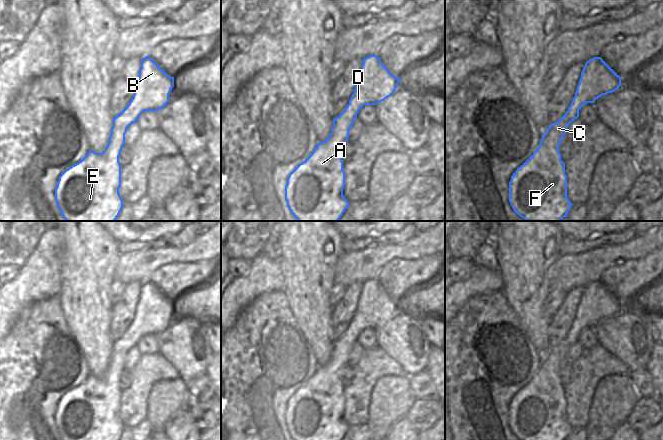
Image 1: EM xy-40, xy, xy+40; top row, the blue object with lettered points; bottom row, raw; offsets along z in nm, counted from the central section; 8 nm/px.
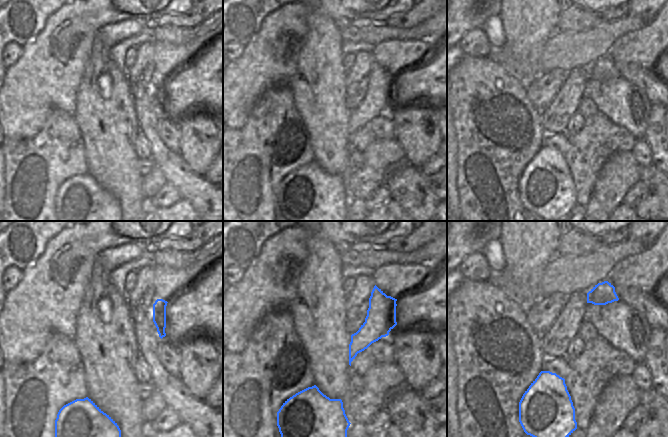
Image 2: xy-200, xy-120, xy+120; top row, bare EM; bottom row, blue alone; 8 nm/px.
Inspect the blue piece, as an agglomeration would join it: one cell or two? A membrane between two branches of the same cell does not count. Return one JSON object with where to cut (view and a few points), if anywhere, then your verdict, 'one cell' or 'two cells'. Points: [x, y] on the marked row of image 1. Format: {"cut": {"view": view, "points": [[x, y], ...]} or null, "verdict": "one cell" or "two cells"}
{"cut": null, "verdict": "one cell"}

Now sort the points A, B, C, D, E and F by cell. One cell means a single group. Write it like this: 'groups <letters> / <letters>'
groups A B C D E F

